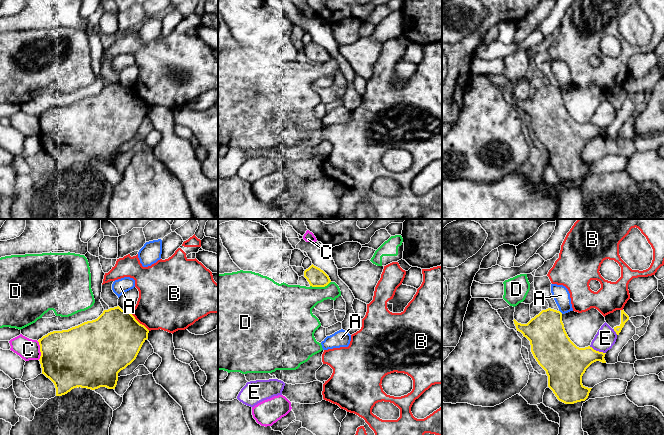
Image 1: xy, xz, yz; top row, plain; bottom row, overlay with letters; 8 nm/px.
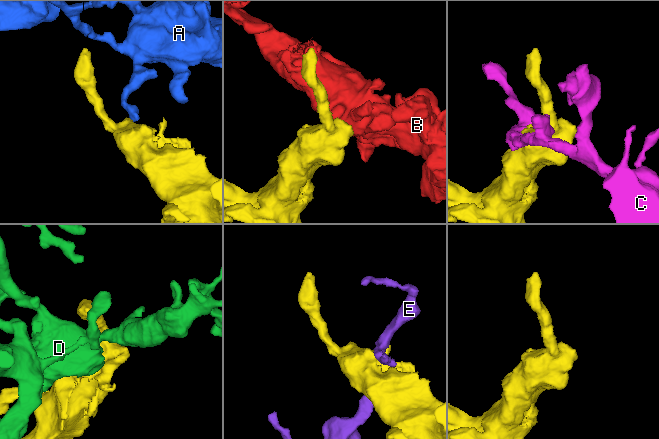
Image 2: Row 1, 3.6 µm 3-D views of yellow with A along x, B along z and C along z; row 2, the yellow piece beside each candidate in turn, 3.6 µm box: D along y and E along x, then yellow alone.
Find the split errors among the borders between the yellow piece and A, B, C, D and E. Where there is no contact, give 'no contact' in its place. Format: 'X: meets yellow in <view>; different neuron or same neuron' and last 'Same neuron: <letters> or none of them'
A: meets yellow in yz; different neuron
B: meets yellow in xy; different neuron
C: meets yellow in xy; different neuron
D: meets yellow in xz; different neuron
E: meets yellow in yz; different neuron
Same neuron: none of them

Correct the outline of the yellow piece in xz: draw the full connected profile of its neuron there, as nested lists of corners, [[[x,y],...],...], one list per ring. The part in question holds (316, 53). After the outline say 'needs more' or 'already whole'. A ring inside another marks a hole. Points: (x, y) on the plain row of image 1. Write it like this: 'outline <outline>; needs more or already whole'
outline [[[313,40],[304,47],[304,53],[312,63],[325,63],[331,58],[329,52]]]; already whole

